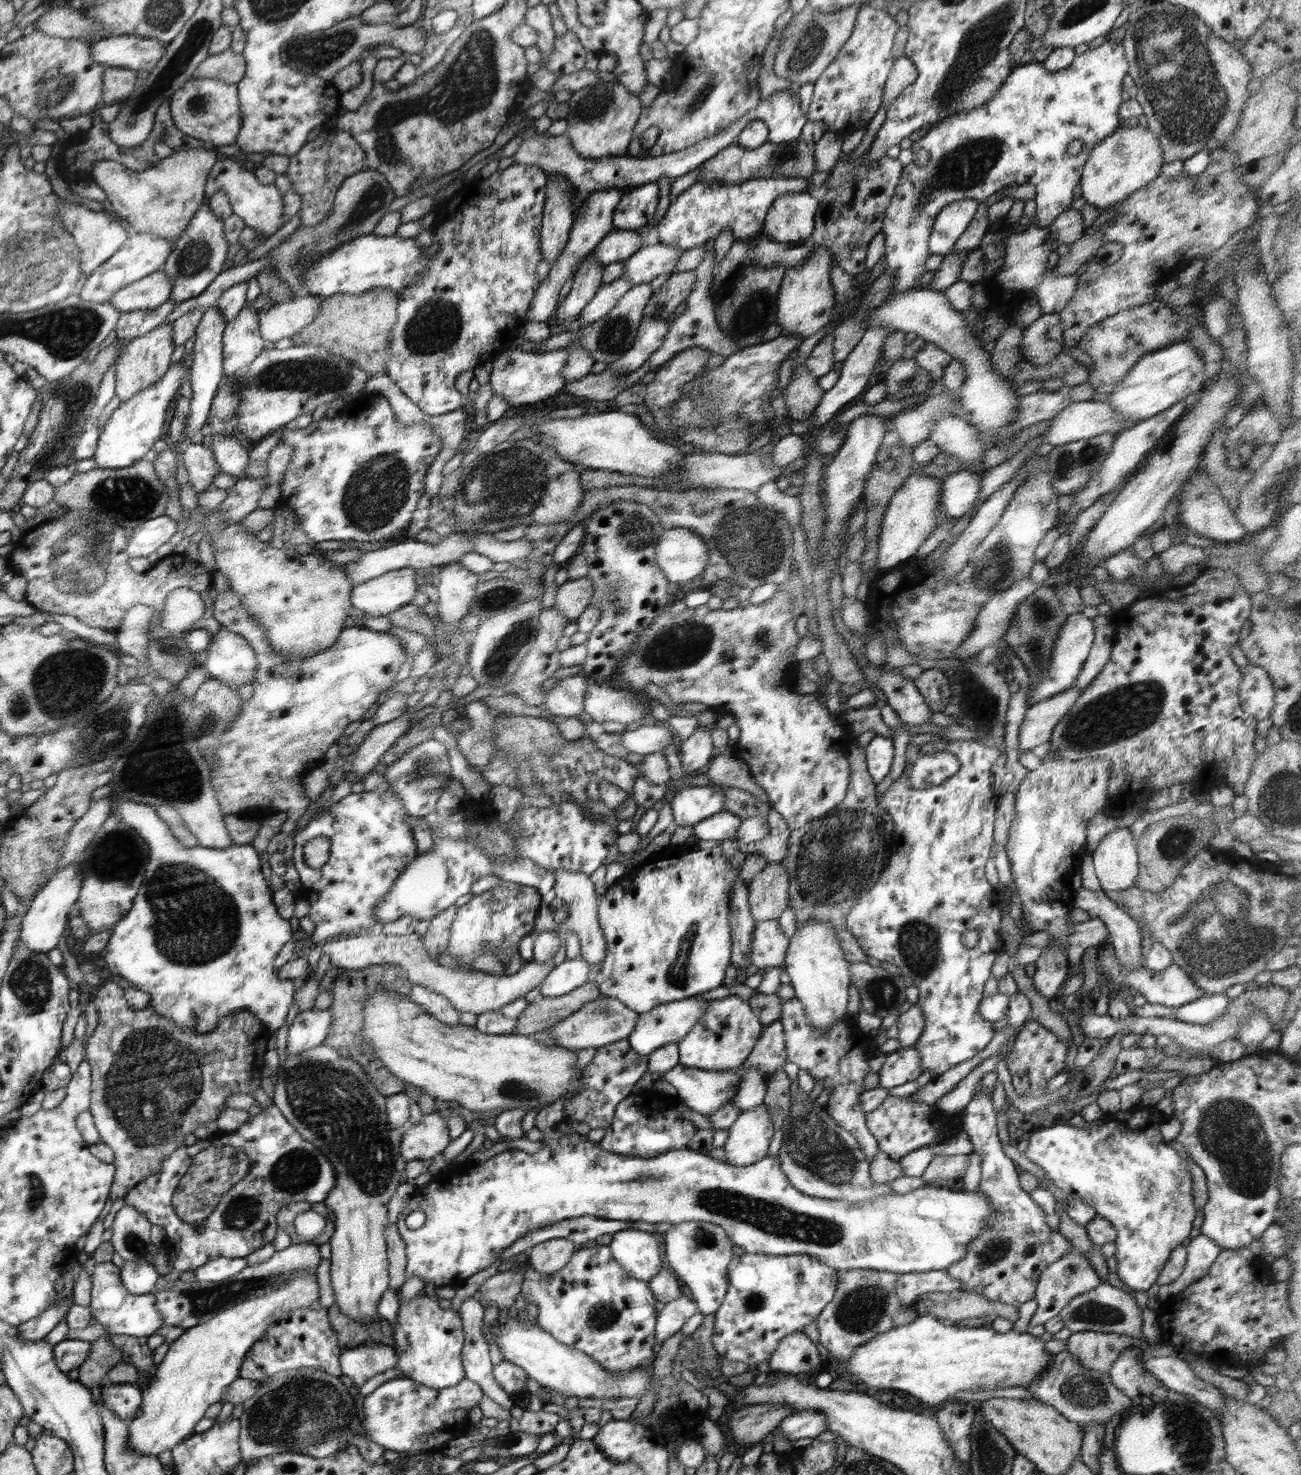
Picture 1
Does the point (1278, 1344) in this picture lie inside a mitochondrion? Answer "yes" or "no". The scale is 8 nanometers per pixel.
no

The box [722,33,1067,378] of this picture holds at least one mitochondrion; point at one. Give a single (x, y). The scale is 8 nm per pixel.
(966, 166)

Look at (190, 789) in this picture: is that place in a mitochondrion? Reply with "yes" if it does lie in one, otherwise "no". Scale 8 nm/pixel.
yes

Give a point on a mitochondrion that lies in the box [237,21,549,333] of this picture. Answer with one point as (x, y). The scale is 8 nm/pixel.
(467, 86)

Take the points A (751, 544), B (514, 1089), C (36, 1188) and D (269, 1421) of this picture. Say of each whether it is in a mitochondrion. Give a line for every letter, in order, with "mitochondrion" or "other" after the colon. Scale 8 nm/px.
A: mitochondrion
B: mitochondrion
C: mitochondrion
D: mitochondrion

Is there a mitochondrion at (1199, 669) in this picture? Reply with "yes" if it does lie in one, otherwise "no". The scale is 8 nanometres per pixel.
no

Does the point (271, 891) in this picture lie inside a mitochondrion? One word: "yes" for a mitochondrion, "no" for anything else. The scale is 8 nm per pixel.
no

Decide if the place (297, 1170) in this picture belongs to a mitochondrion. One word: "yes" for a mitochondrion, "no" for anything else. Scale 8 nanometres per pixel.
yes

